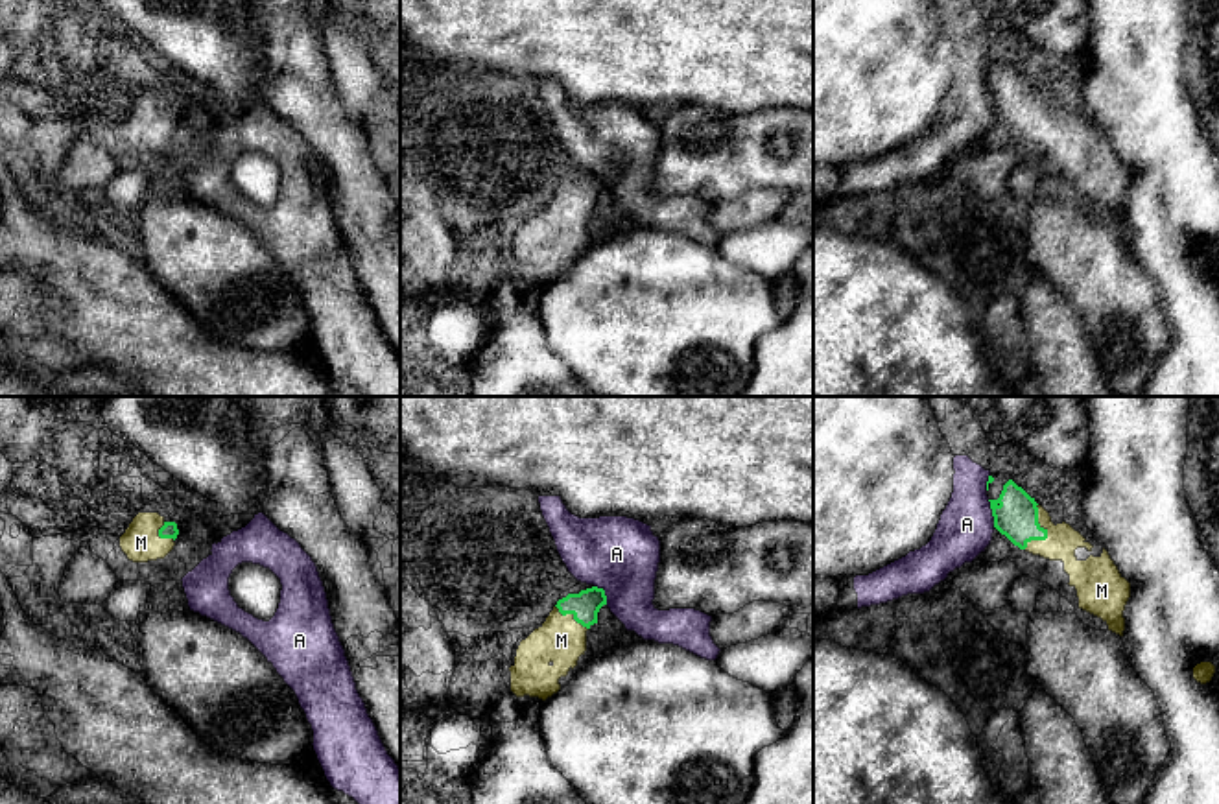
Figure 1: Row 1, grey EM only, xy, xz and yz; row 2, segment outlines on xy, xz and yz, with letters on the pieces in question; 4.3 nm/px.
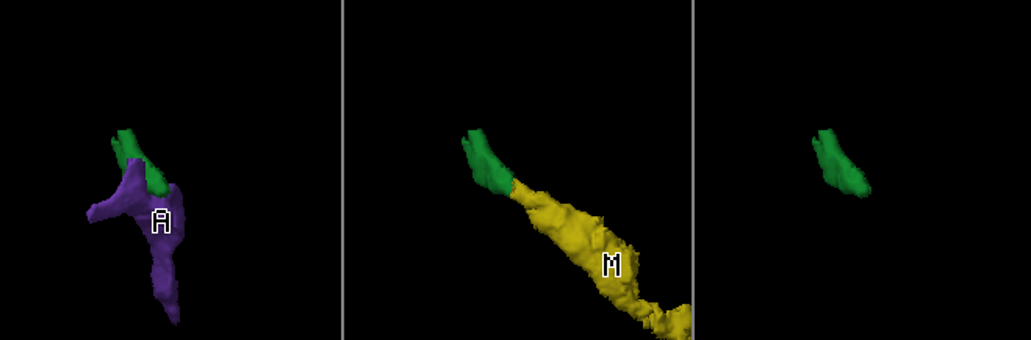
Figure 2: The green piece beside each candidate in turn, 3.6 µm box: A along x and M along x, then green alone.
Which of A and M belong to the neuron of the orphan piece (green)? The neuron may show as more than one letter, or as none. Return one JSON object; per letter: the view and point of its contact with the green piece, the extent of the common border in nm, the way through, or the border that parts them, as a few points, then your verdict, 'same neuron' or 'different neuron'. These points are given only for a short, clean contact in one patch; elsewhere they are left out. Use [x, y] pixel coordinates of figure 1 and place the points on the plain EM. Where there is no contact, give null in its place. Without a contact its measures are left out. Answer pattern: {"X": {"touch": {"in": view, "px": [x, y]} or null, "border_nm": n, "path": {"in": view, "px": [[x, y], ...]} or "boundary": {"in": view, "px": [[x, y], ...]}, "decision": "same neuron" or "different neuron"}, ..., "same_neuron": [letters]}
{"A": {"touch": {"in": "yz", "px": [993, 100]}, "border_nm": 120, "decision": "different neuron"}, "M": {"touch": {"in": "yz", "px": [1046, 118]}, "border_nm": 200, "path": {"in": "yz", "px": [[1017, 104], [1033, 118], [1046, 118], [1055, 128], [1063, 128]]}, "decision": "same neuron"}, "same_neuron": ["M"]}

